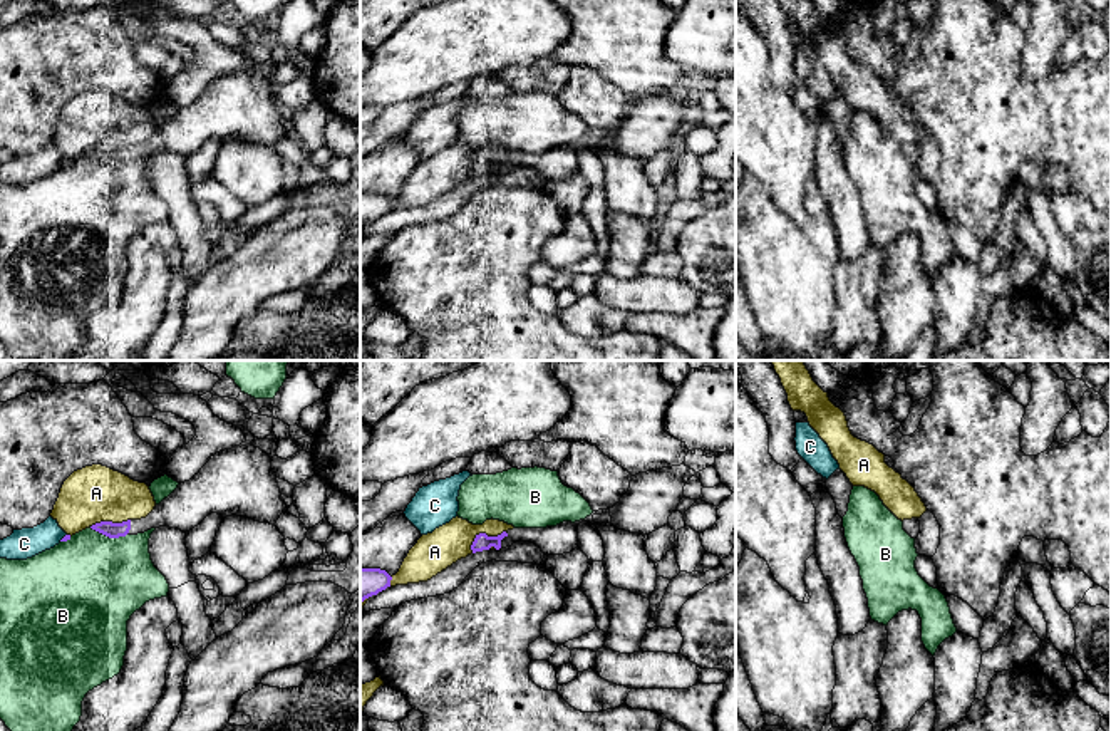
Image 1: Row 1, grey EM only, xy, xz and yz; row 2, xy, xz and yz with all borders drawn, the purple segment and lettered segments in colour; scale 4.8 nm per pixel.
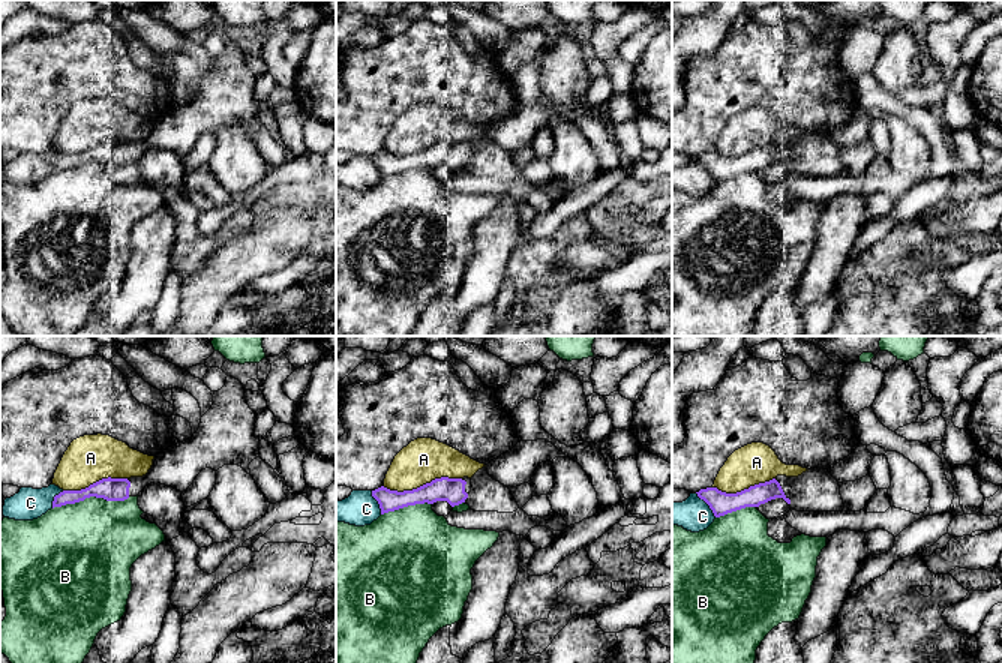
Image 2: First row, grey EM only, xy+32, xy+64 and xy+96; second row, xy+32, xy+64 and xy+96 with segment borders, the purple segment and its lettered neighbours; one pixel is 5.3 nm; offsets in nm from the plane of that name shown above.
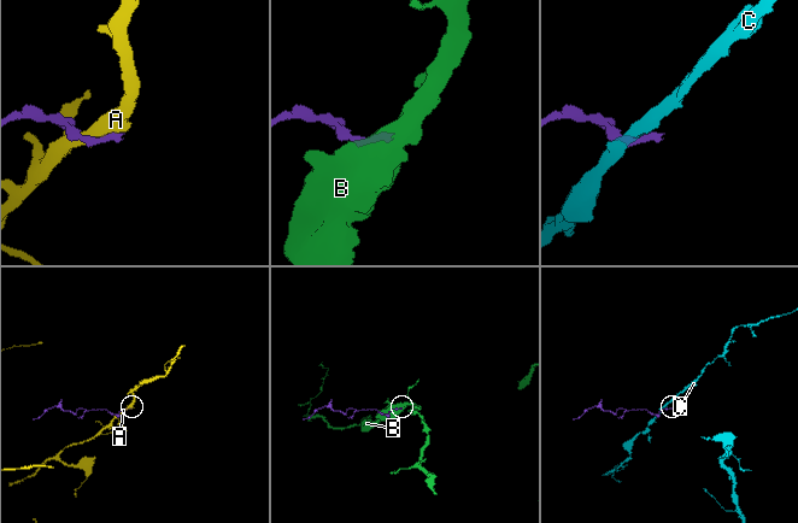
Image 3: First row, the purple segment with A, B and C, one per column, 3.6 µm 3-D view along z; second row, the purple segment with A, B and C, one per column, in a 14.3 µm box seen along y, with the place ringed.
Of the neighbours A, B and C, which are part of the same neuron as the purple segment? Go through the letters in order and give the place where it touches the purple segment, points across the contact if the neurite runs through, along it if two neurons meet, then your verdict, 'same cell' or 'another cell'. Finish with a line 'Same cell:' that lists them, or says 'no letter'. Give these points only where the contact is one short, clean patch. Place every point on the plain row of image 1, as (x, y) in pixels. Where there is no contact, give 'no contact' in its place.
A: contact xz (483, 158); another cell
B: contact xy (108, 160); another cell
C: contact xy (64, 161); border xy (66, 158), (59, 165); another cell
Same cell: no letter

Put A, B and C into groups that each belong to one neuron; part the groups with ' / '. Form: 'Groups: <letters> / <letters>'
Groups: A / B / C

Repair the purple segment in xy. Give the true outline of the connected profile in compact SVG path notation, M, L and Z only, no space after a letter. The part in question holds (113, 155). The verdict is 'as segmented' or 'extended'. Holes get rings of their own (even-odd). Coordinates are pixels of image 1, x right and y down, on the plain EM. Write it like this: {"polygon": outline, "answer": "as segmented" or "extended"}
{"polygon": "M248 37L245 49L236 50L246 59L245 67L211 80L198 99L179 107L146 143L122 148L101 146L90 153L109 163L137 159L159 151L186 158L211 137L275 149L288 131L271 94L271 82L251 69L255 64L248 55L251 40L253 37Z", "answer": "extended"}

